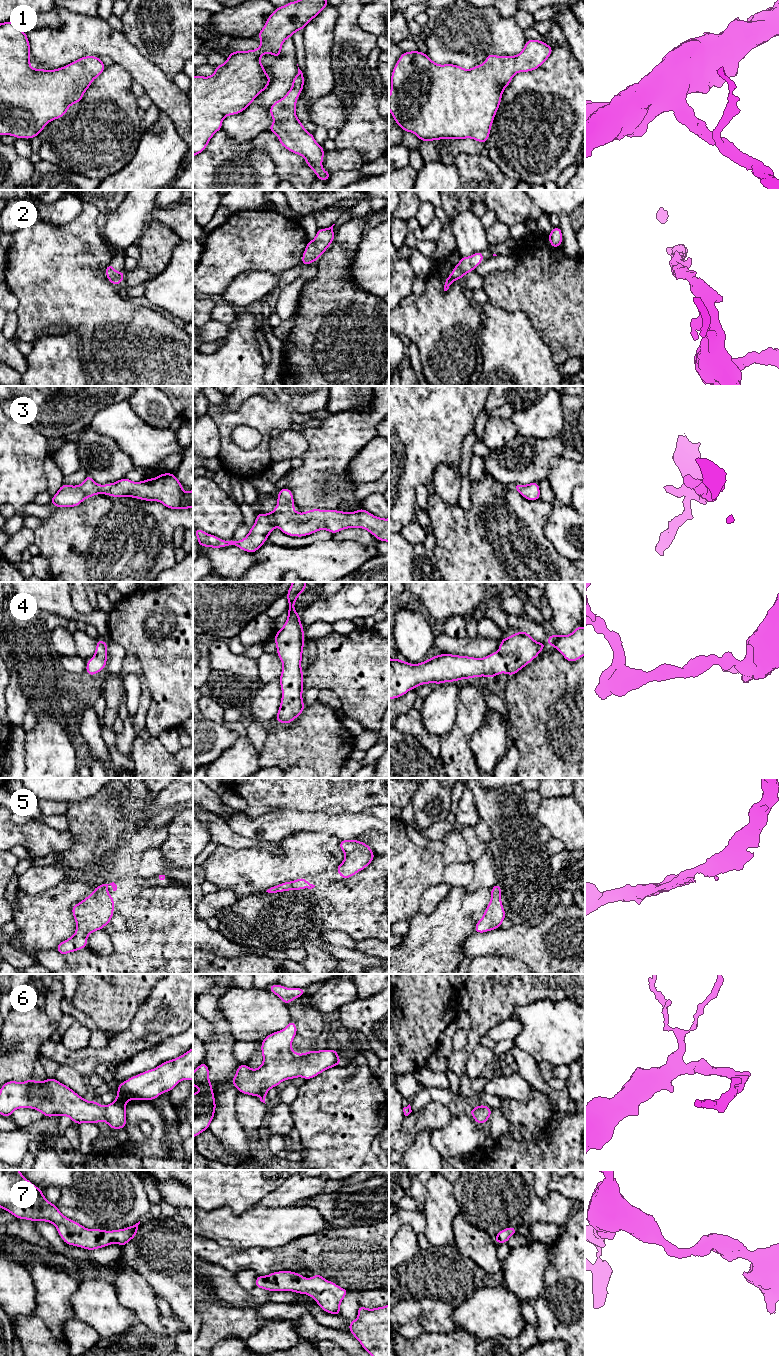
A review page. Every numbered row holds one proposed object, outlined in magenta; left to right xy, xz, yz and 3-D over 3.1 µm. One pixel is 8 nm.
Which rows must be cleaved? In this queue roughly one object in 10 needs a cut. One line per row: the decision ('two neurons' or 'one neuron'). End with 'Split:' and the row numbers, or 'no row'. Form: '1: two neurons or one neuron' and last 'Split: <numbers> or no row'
1: one neuron
2: one neuron
3: one neuron
4: one neuron
5: one neuron
6: one neuron
7: one neuron
Split: no row

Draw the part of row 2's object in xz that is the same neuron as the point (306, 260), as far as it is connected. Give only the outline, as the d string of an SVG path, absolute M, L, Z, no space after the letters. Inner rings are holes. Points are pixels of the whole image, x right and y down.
M333 224L329 228L318 229L315 238L312 241L308 241L307 246L302 255L301 265L305 266L318 260L321 255L327 250L327 248L334 241L335 234L333 232Z

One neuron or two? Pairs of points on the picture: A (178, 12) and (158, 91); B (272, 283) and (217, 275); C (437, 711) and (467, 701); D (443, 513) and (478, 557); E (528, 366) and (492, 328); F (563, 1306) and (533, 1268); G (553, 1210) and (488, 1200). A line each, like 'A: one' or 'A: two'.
A: two
B: two
C: two
D: one
E: one
F: two
G: one

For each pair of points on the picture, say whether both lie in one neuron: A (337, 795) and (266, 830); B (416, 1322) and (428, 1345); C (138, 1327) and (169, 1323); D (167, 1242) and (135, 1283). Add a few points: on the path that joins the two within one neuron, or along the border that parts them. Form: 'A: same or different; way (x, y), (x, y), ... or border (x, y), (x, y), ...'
A: different; border (280, 809), (298, 809), (307, 813)
B: different; border (446, 1333), (422, 1333), (413, 1338), (399, 1335)
C: same; way (149, 1338), (151, 1340), (167, 1340), (171, 1334)
D: different; border (118, 1272), (132, 1269), (140, 1274), (156, 1293)

